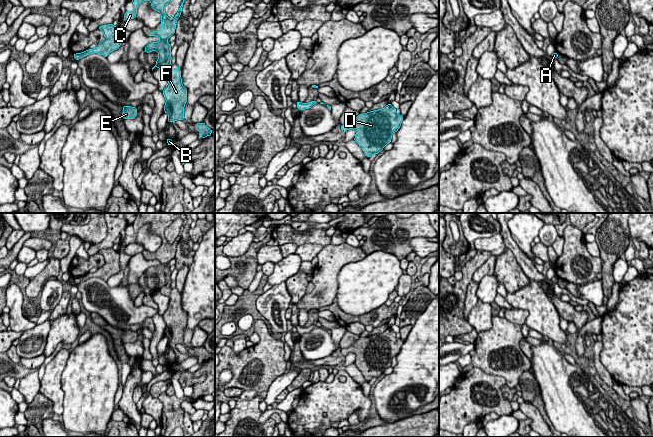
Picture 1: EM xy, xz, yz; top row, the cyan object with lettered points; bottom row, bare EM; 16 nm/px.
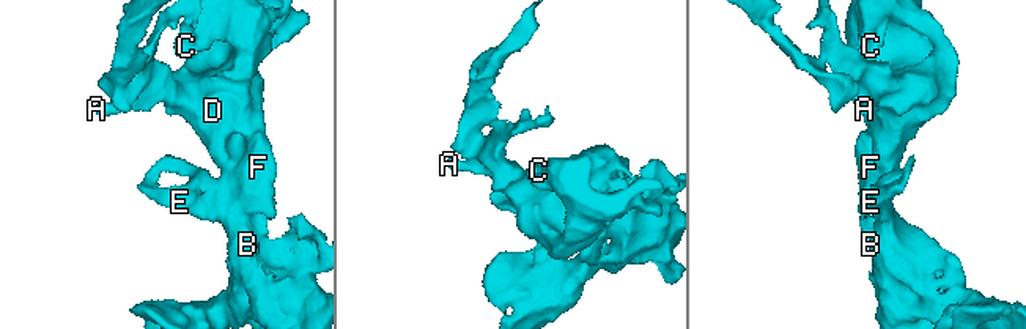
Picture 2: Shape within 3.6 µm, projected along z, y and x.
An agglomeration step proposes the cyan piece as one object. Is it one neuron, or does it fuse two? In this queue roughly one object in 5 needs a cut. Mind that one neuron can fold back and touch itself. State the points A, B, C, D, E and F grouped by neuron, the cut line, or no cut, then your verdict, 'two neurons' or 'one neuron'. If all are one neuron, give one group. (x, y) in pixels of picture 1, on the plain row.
A B C D E F; no cut; one neuron

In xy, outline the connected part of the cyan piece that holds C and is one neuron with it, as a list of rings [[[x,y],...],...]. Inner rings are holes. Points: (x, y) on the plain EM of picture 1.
[[[136,213],[136,219],[135,219],[134,222],[132,223],[132,226],[133,226],[133,229],[134,229],[134,234],[133,234],[133,235],[126,235],[126,237],[125,237],[125,239],[124,239],[124,245],[128,245],[128,244],[130,244],[130,243],[135,243],[135,242],[136,242],[136,238],[137,238],[137,232],[138,232],[138,230],[139,230],[143,225],[149,224],[149,225],[151,226],[152,233],[154,233],[155,235],[158,235],[158,236],[161,238],[161,240],[162,240],[162,242],[161,242],[161,254],[160,254],[160,255],[150,256],[150,258],[148,259],[148,260],[158,260],[158,261],[160,262],[160,264],[159,264],[158,266],[152,266],[152,267],[148,268],[148,269],[144,272],[144,274],[145,274],[146,277],[149,277],[149,276],[152,276],[152,275],[157,275],[157,276],[158,276],[159,281],[158,281],[158,283],[157,283],[157,285],[156,285],[156,289],[152,292],[152,294],[153,294],[155,291],[158,291],[159,293],[161,293],[161,294],[163,294],[163,295],[166,295],[166,296],[168,296],[168,297],[170,298],[170,301],[169,301],[169,304],[168,304],[168,308],[167,308],[167,310],[166,310],[166,311],[164,312],[164,314],[163,314],[163,319],[164,319],[164,322],[166,323],[166,327],[165,327],[165,330],[164,330],[164,336],[169,339],[168,346],[176,346],[177,344],[184,344],[184,331],[185,331],[185,328],[186,328],[186,326],[187,326],[187,313],[182,309],[181,293],[180,293],[178,290],[177,290],[177,293],[176,293],[176,294],[173,294],[173,293],[172,293],[172,288],[171,288],[171,283],[172,283],[172,281],[171,281],[171,274],[172,274],[172,272],[170,271],[170,268],[167,266],[167,264],[168,264],[173,258],[175,258],[176,247],[177,247],[178,242],[179,242],[180,239],[181,239],[182,232],[183,232],[183,227],[184,227],[184,225],[187,223],[187,221],[188,221],[188,219],[187,219],[187,217],[186,217],[185,215],[180,215],[180,214],[176,214],[176,213]],[[179,217],[183,219],[183,226],[181,227],[180,232],[179,232],[177,238],[176,238],[175,241],[171,244],[171,243],[169,243],[168,240],[166,239],[164,232],[165,232],[165,230],[172,224],[172,222],[173,222],[175,219],[179,218]]]

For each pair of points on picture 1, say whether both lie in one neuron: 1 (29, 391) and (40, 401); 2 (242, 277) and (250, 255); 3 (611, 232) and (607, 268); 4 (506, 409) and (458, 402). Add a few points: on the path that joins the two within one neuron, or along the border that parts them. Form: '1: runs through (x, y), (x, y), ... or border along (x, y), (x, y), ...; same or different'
1: border along (39, 391), (28, 404); different
2: runs through (248, 272), (252, 268), (252, 261); same
3: runs through (611, 241), (608, 259); same
4: runs through (494, 408), (481, 407), (470, 403); same

